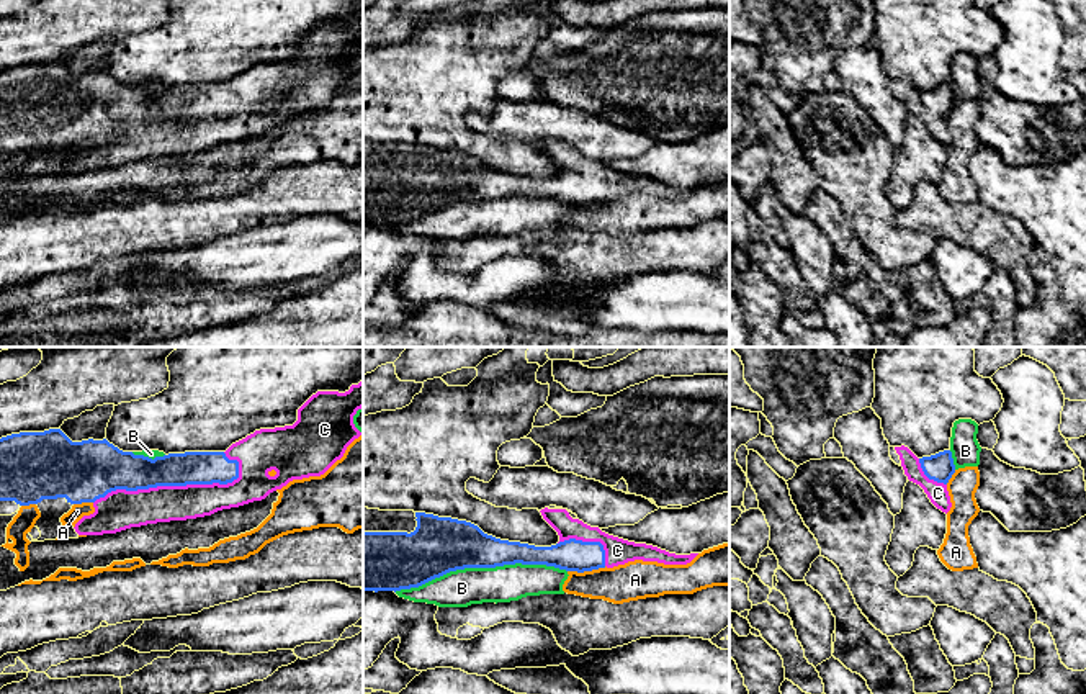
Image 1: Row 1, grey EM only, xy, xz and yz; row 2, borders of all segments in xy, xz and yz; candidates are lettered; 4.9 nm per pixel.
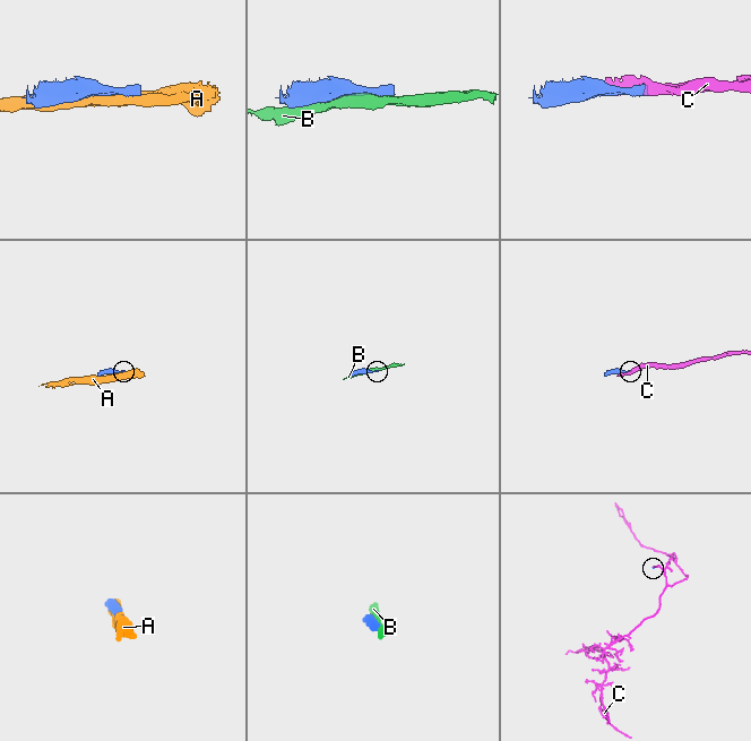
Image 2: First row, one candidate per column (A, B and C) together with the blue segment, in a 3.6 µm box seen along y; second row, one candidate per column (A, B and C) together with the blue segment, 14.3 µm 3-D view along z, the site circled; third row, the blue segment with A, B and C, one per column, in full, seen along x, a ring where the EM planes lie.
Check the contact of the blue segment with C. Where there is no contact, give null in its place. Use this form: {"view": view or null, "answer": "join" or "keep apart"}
{"view": "xy", "answer": "join"}

